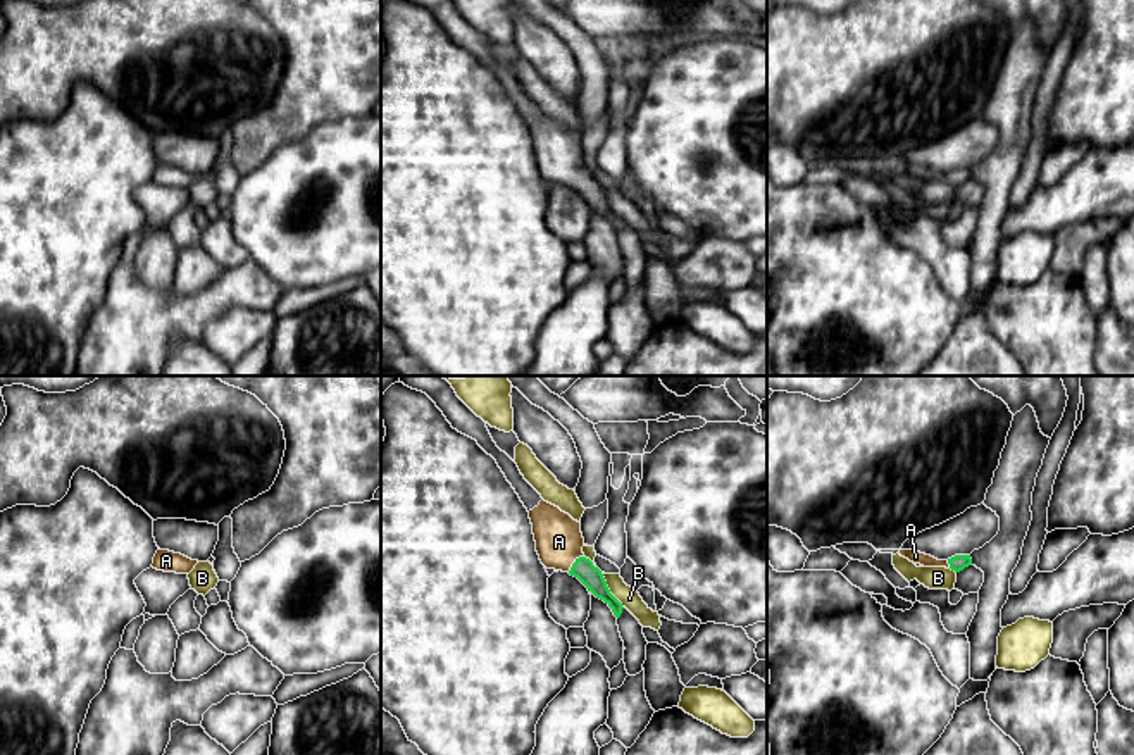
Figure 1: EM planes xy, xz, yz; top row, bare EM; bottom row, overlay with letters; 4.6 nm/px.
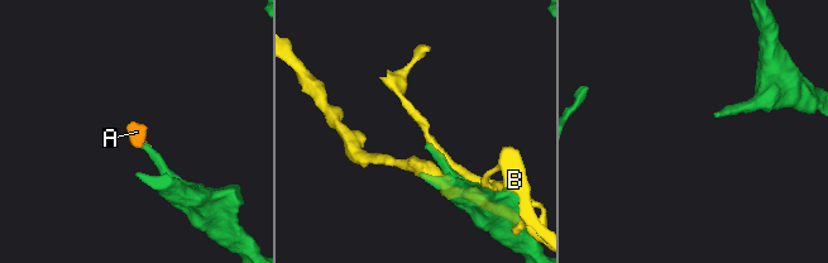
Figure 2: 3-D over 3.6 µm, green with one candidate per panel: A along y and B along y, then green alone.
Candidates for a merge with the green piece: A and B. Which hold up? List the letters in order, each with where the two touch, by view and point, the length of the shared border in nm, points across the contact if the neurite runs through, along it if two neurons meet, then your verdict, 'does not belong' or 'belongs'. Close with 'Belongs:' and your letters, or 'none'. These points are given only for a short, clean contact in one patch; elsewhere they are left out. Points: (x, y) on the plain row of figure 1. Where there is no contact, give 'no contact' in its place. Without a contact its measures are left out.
A: xz (574, 176) | 110 nm | across xz (583, 183), (574, 176), (560, 162), (559, 155) | belongs
B: xz (609, 204) | 200 nm | does not belong
Belongs: A

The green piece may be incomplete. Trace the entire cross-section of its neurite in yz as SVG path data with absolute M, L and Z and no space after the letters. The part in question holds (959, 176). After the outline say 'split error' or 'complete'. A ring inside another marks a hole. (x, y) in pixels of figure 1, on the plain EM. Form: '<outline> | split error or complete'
M900 164L900 169L908 172L913 178L920 178L924 181L946 181L946 183L951 183L955 186L960 186L965 181L972 179L970 169L955 169L948 174L938 174L931 169L913 165L913 164Z | split error

